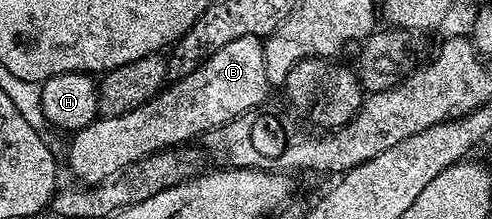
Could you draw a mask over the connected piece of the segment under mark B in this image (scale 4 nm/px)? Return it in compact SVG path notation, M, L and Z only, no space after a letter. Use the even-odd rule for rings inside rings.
M257 35L237 37L225 49L217 49L193 73L174 80L145 105L121 117L99 117L87 127L74 132L75 139L65 151L78 182L83 185L103 183L131 163L174 148L186 139L198 140L207 131L233 121L247 110L259 109L267 99L269 84L265 77L263 39Z

